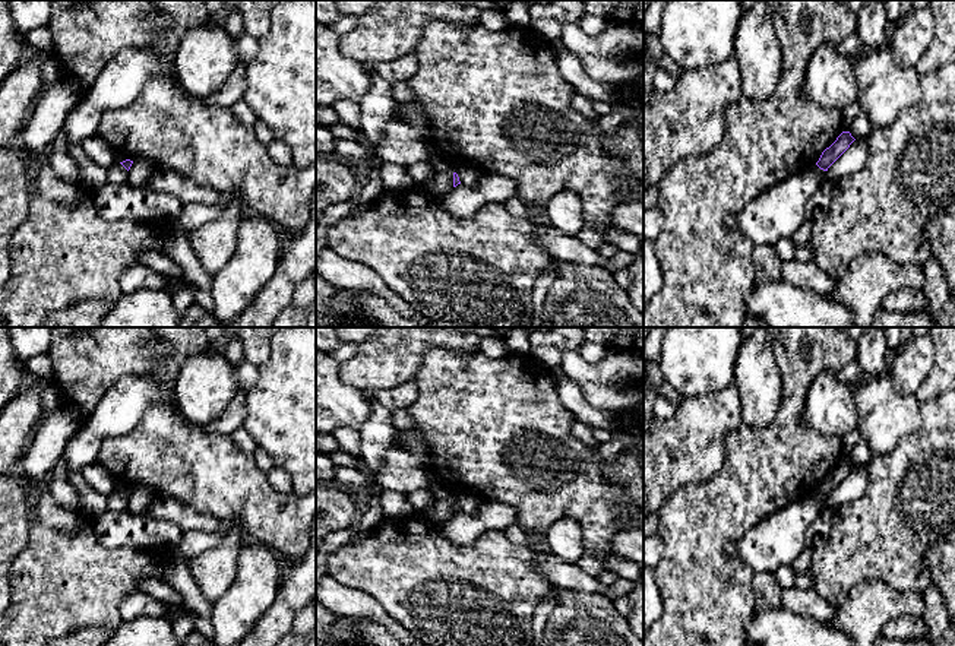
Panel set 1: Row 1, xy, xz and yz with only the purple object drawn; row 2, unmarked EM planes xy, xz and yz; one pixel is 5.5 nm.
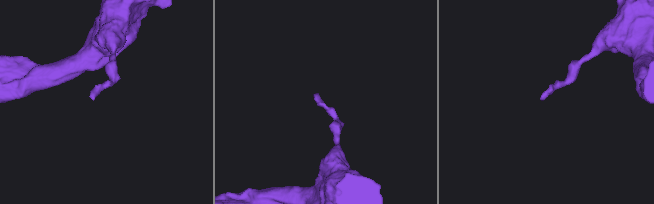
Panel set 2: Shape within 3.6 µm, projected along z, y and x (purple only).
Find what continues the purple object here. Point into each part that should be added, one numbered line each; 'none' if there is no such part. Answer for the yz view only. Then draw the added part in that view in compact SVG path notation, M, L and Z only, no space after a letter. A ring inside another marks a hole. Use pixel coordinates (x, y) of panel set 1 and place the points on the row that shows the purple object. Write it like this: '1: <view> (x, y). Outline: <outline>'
none

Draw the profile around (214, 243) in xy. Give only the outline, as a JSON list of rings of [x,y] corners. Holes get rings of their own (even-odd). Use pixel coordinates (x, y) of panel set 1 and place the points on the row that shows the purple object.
[[[230,196],[216,219],[187,232],[192,250],[208,275],[214,276],[219,272],[233,256],[237,244],[237,228],[246,213],[244,202]]]

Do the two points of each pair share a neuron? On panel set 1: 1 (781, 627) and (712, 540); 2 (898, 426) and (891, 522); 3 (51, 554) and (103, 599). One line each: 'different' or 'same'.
1: different
2: different
3: same

